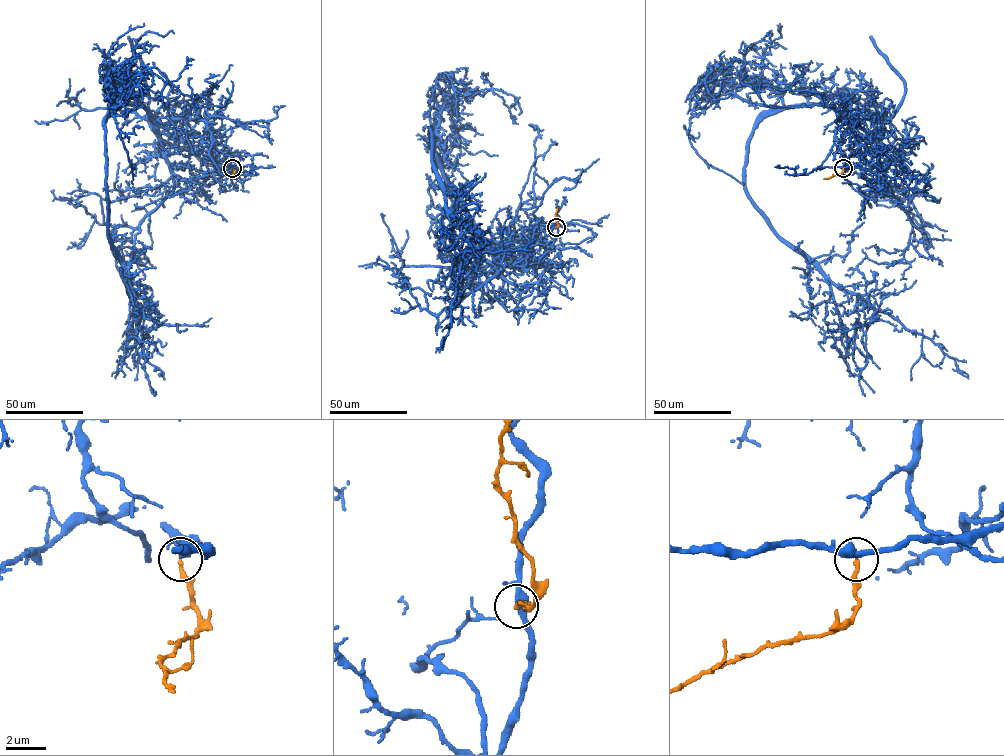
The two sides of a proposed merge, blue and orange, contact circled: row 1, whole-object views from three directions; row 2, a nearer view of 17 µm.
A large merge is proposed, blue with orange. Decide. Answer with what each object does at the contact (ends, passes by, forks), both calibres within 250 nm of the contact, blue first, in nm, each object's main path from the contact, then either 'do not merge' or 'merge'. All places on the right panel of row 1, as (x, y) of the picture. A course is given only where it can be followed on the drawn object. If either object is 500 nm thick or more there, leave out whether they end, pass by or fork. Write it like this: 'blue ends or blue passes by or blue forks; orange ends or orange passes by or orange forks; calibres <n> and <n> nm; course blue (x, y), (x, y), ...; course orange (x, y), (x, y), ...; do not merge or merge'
blue passes by; orange ends; calibres 400 and 220 nm; course blue (843, 167), (874, 172), (881, 141), (796, 104), (756, 125), (746, 195), (832, 281), (968, 378); course orange (843, 168), (841, 174), (823, 179); do not merge

